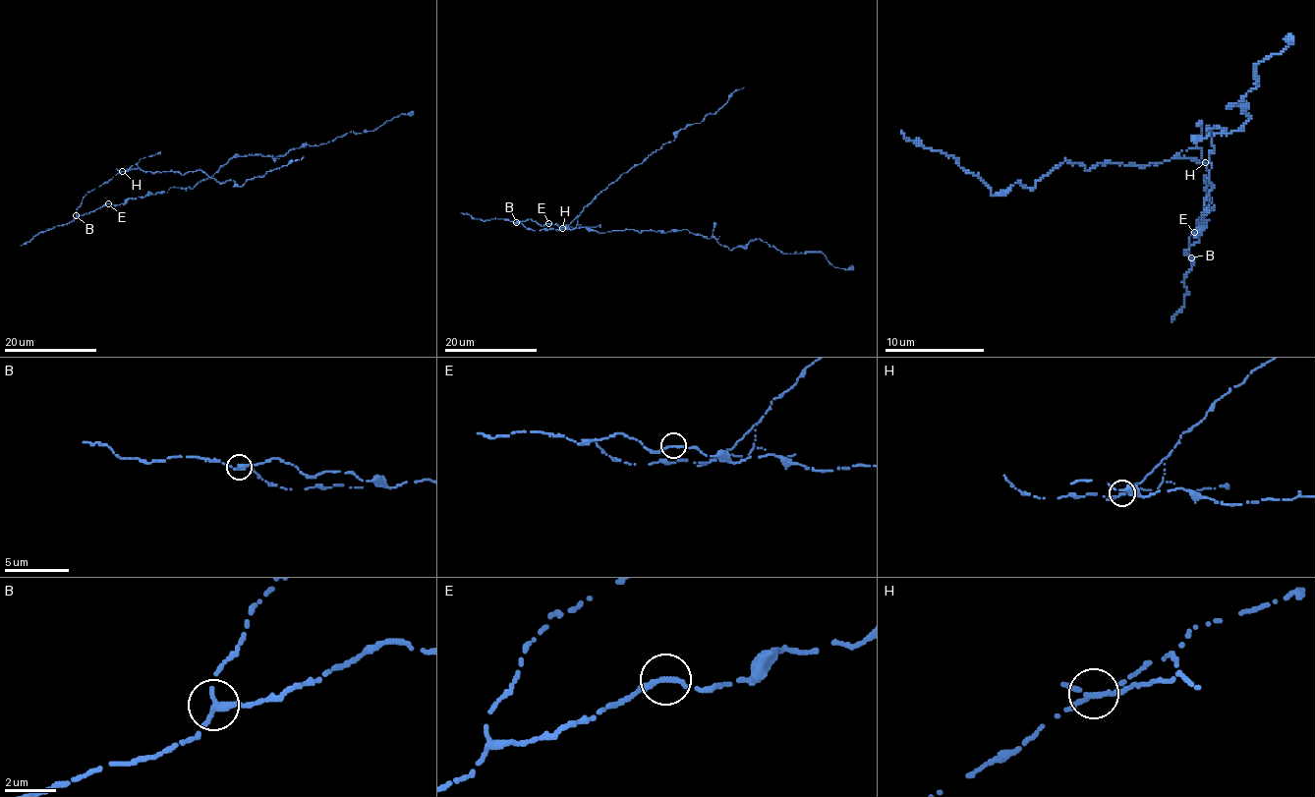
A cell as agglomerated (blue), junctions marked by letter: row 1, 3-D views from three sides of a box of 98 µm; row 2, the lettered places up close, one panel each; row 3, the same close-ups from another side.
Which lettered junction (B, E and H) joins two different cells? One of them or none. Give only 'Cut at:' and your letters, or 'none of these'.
Cut at: none of these

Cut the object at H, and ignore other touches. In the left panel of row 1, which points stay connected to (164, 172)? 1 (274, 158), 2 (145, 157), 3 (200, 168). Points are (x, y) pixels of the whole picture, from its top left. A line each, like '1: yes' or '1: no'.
1: no
2: no
3: yes

